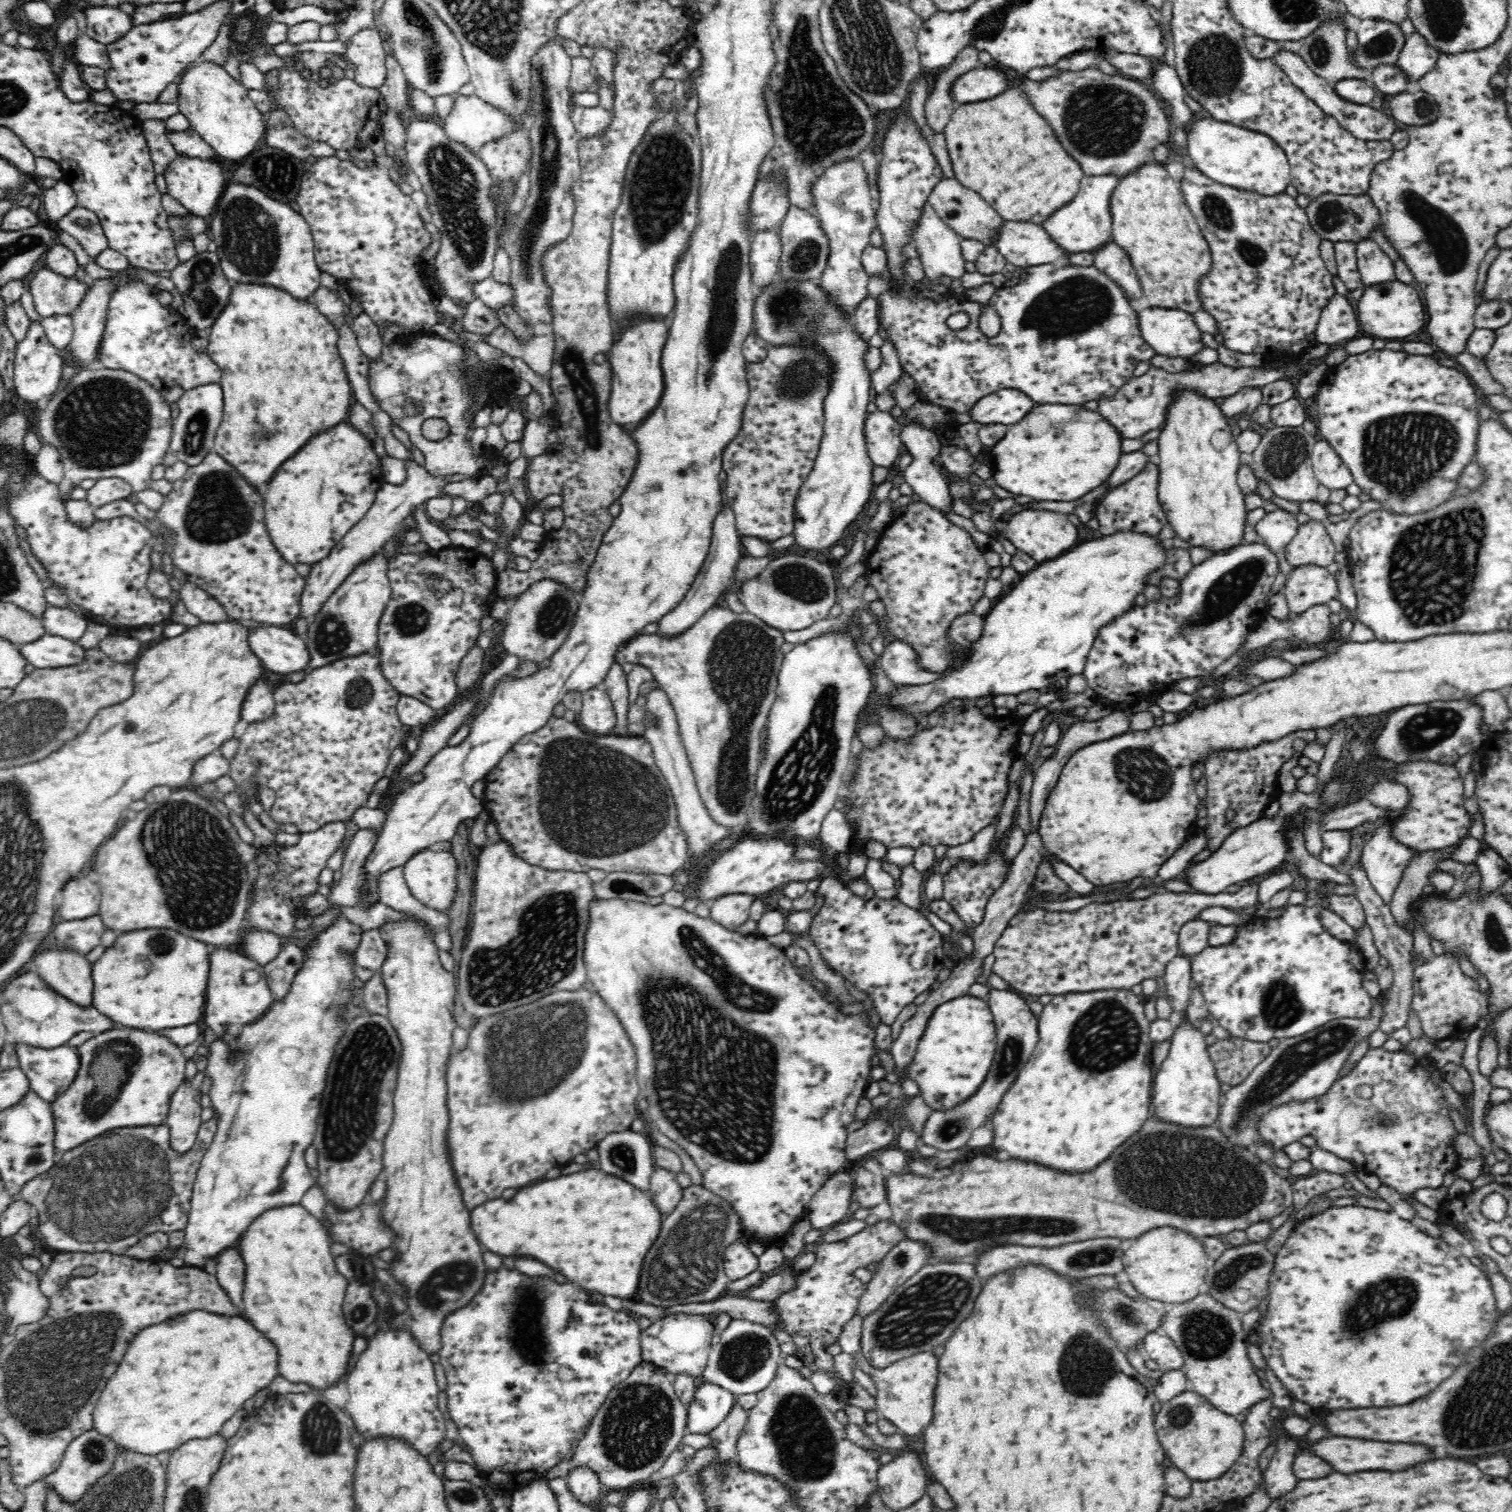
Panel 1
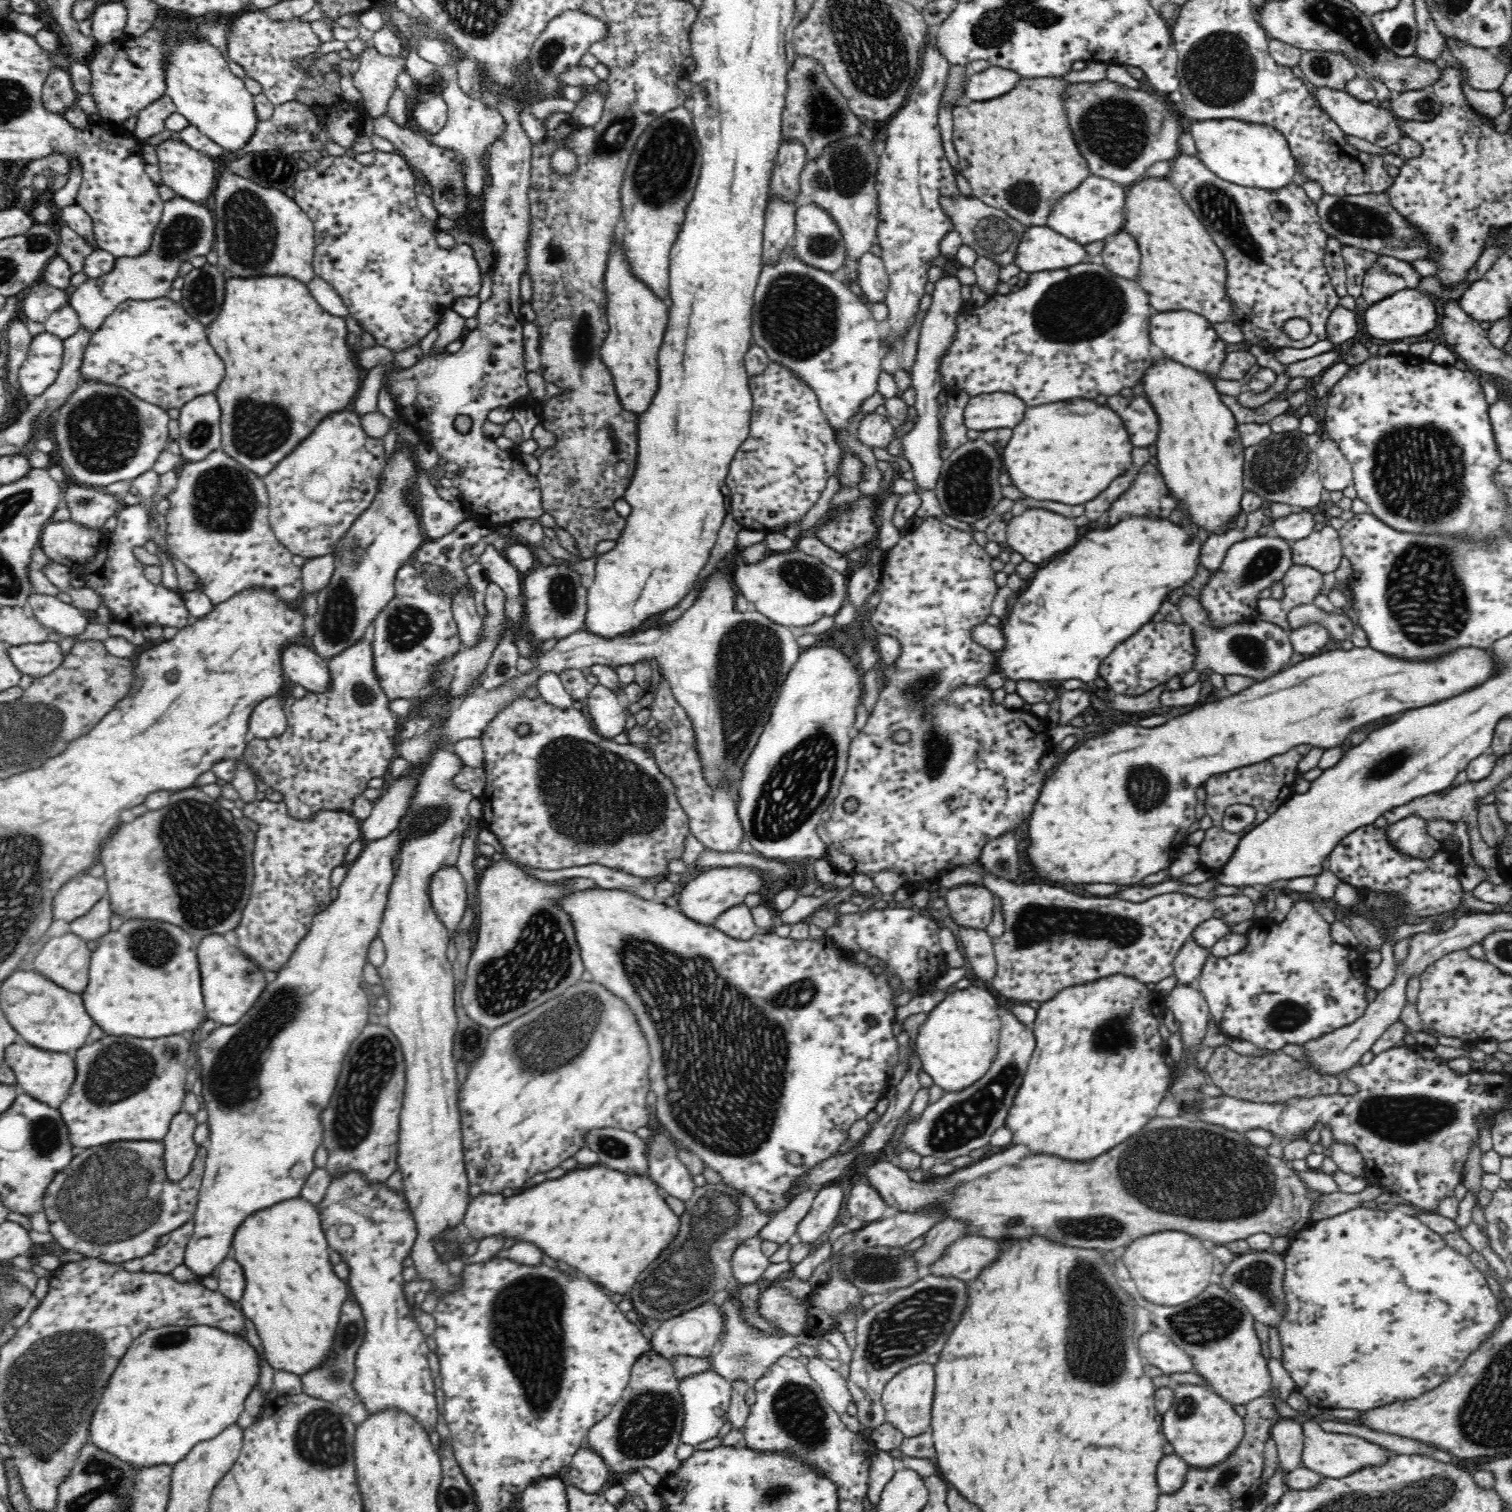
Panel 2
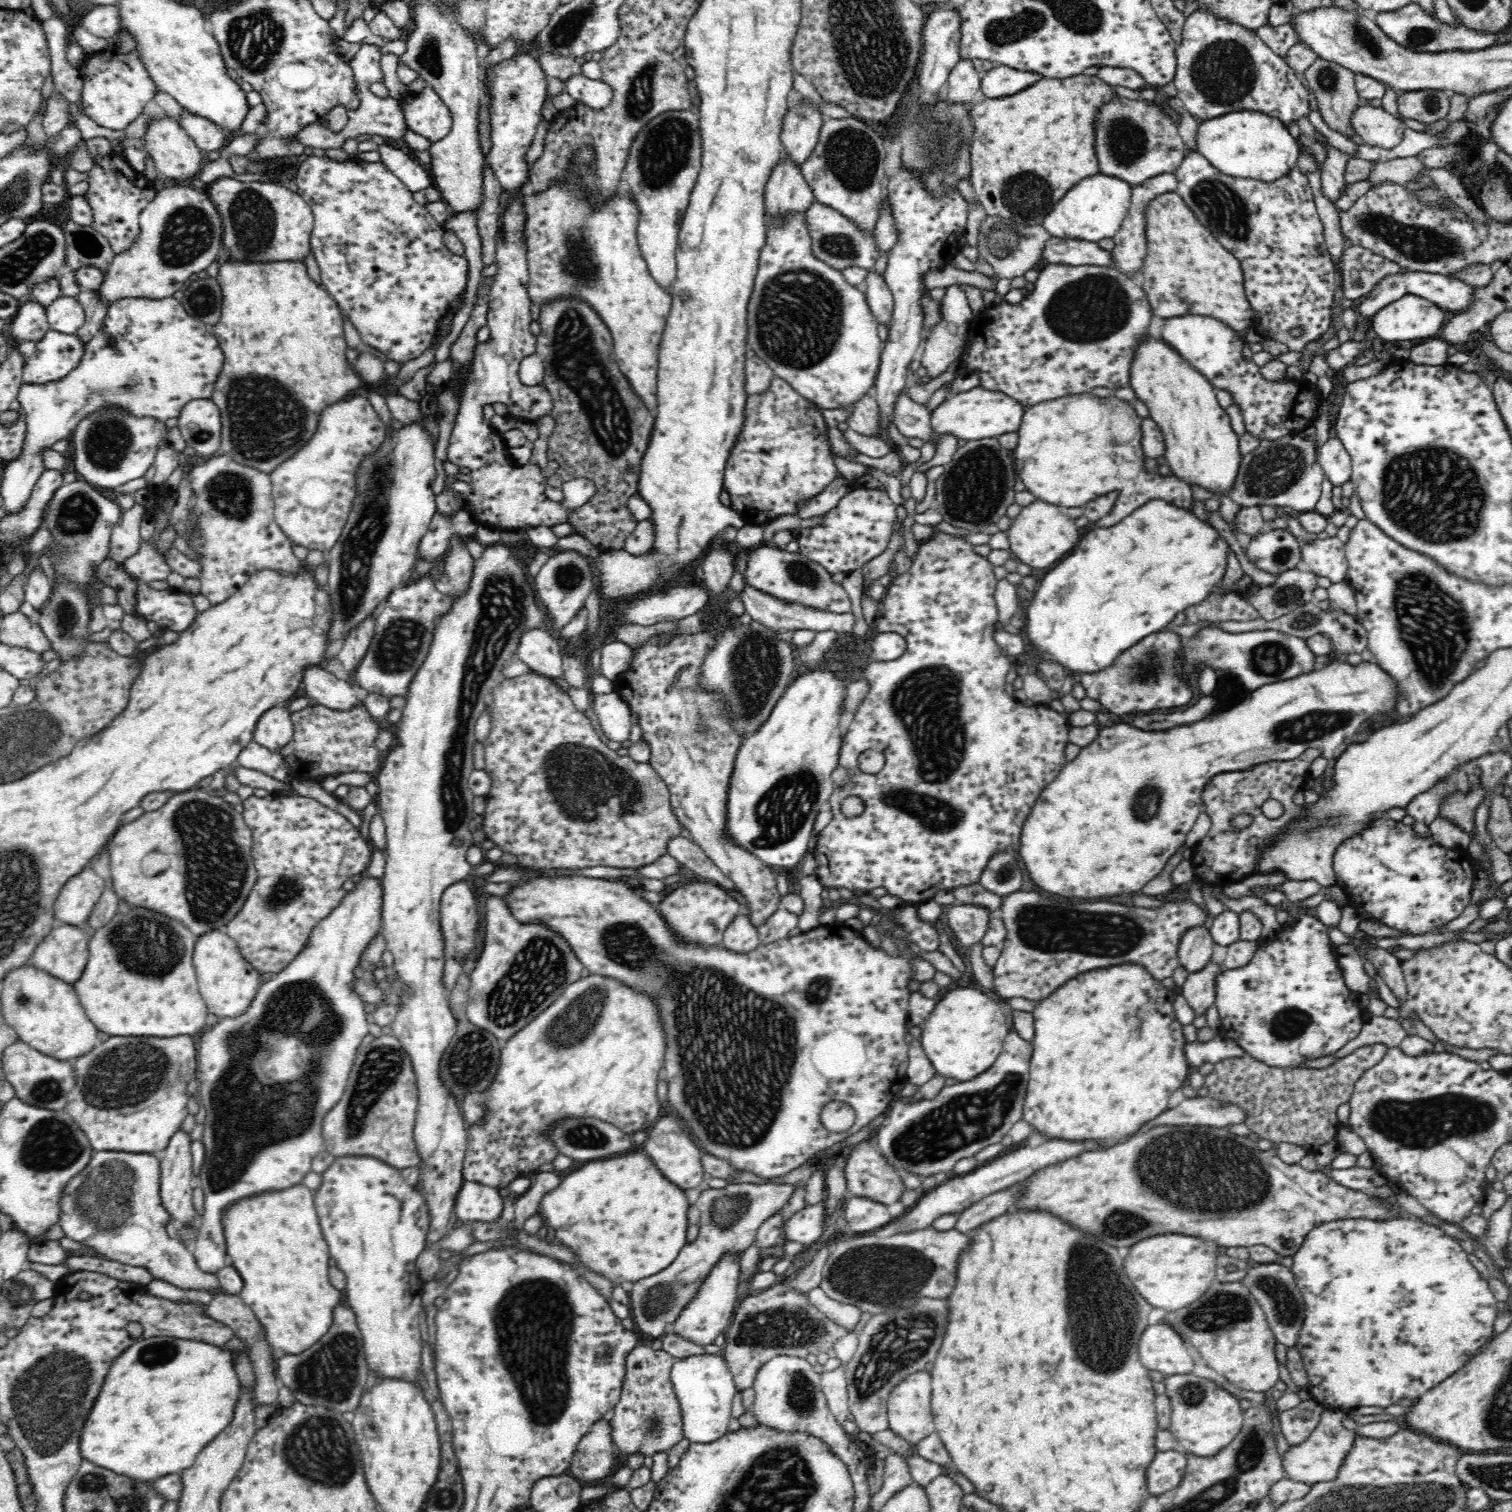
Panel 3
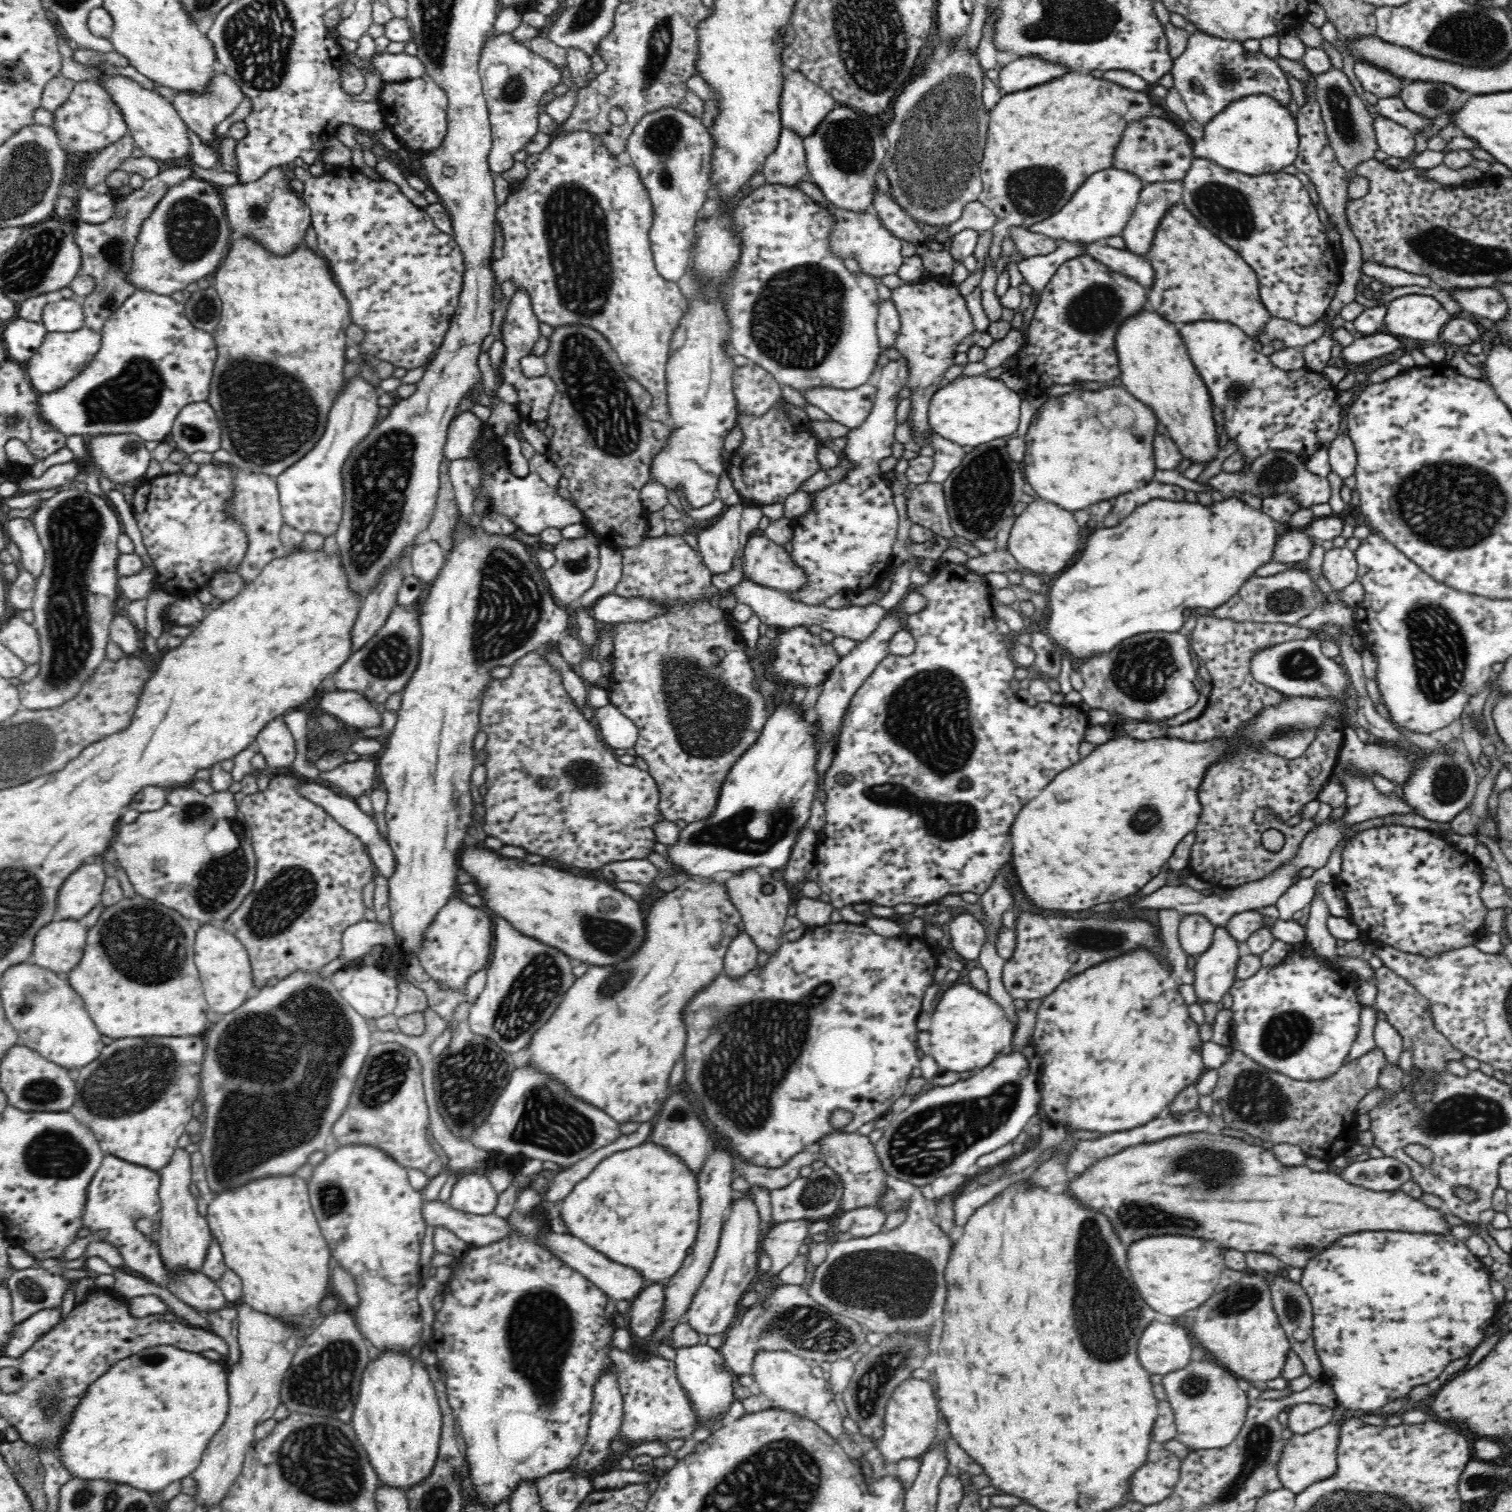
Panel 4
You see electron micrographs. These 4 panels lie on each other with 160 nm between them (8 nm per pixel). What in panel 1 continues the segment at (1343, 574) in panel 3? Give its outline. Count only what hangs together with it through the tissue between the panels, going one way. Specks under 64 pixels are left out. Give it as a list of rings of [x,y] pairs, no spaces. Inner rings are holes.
[[[1310,521],[1298,528],[1298,534],[1283,550],[1286,562],[1295,568],[1303,565],[1334,569],[1337,549],[1326,528],[1318,521]]]

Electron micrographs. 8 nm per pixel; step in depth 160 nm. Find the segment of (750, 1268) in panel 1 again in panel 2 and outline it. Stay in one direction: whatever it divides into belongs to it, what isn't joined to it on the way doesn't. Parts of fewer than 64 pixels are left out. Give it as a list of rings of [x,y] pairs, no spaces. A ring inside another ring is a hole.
[[[754,1236],[737,1246],[732,1256],[733,1278],[741,1286],[755,1283],[769,1265],[769,1259],[762,1252],[763,1238]]]

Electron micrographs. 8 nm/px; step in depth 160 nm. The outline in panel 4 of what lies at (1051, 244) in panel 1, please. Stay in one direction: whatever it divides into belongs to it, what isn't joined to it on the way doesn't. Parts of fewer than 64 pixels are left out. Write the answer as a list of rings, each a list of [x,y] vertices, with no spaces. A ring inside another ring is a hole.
[[[1103,242],[1090,243],[1085,254],[1102,262],[1108,268],[1134,279],[1145,289],[1155,283],[1155,270],[1145,255],[1134,254],[1128,249],[1112,248]]]

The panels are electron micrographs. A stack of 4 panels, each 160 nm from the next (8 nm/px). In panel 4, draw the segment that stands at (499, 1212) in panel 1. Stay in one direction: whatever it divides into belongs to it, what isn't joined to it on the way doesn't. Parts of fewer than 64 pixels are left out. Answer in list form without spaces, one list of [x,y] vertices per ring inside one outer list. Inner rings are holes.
[[[647,1140],[600,1161],[590,1176],[578,1182],[570,1196],[562,1201],[561,1217],[569,1233],[584,1240],[594,1250],[606,1254],[614,1262],[640,1270],[649,1283],[664,1282],[680,1270],[688,1248],[698,1236],[700,1196],[696,1180],[692,1170],[669,1148]],[[483,1172],[460,1175],[453,1184],[449,1205],[468,1214],[486,1215],[496,1206],[498,1193]]]

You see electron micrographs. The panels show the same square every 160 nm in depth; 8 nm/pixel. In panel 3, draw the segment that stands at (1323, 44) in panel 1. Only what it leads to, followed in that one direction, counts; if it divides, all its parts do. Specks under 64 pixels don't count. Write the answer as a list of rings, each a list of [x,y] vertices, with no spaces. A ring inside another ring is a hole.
[[[1324,59],[1316,60],[1304,73],[1304,83],[1308,89],[1312,89],[1312,93],[1314,93],[1318,100],[1318,112],[1322,115],[1324,123],[1332,131],[1344,135],[1346,139],[1350,139],[1352,142],[1353,136],[1357,132],[1355,132],[1355,128],[1351,125],[1351,118],[1353,117],[1353,112],[1360,104],[1365,102],[1358,95],[1354,74],[1355,72],[1343,68],[1340,64]]]

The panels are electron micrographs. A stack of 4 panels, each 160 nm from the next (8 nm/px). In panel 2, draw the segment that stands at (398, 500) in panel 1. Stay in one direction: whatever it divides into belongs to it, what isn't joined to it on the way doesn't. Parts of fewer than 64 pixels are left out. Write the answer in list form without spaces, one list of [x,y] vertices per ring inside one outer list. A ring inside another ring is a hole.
[[[334,553],[306,560],[301,567],[304,595],[308,592],[318,592],[330,582],[336,562],[337,557]]]

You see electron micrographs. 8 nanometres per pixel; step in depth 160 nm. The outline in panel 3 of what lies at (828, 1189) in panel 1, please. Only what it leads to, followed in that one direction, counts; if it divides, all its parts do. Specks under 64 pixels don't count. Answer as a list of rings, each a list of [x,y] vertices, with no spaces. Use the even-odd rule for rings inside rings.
[[[823,1201],[807,1204],[806,1207],[794,1213],[783,1224],[782,1237],[775,1245],[786,1255],[786,1244],[801,1242],[810,1244],[817,1242],[824,1232],[824,1203]]]

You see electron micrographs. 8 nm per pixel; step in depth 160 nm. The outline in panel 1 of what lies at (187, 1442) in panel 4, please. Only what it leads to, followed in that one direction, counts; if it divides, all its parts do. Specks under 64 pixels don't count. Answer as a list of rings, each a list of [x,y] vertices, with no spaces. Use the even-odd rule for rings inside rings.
[[[190,1311],[136,1334],[94,1407],[93,1428],[122,1450],[171,1454],[189,1440],[218,1435],[222,1425],[276,1374],[274,1344],[244,1318]]]

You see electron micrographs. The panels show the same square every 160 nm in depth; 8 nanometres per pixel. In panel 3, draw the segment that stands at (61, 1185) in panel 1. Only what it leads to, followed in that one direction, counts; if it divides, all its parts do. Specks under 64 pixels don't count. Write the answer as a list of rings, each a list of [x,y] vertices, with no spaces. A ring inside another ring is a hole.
[[[95,1151],[89,1165],[76,1175],[65,1188],[61,1198],[59,1225],[65,1236],[94,1249],[94,1254],[109,1260],[137,1267],[146,1267],[153,1280],[168,1282],[186,1291],[206,1291],[210,1295],[221,1292],[218,1278],[200,1270],[194,1254],[183,1246],[183,1242],[170,1238],[166,1224],[170,1213],[160,1201],[161,1172],[158,1154],[136,1154],[122,1151]]]

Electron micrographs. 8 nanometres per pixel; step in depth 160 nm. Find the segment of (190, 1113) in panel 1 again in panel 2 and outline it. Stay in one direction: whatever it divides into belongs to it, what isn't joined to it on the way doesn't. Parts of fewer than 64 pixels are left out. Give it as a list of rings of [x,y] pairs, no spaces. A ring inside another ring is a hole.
[[[176,1114],[170,1124],[164,1145],[164,1169],[168,1181],[177,1183],[181,1181],[193,1166],[193,1160],[197,1155],[196,1143],[194,1143],[196,1120],[190,1114]]]

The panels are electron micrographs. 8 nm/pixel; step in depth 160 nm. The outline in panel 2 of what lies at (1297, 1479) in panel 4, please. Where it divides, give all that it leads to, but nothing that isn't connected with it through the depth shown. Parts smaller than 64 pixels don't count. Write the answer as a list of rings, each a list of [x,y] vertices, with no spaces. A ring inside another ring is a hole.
[[[1302,1419],[1304,1431],[1304,1446],[1302,1450],[1302,1468],[1308,1468],[1322,1478],[1344,1478],[1364,1466],[1374,1466],[1382,1464],[1388,1458],[1388,1452],[1380,1448],[1378,1444],[1372,1444],[1364,1438],[1356,1438],[1350,1434],[1336,1434],[1336,1432],[1326,1432],[1316,1420]]]

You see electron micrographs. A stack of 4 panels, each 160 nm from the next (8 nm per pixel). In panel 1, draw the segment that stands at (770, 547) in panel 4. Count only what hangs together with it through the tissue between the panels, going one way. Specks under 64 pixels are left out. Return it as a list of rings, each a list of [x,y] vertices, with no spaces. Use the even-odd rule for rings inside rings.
[[[788,554],[770,561],[768,567],[760,575],[742,583],[740,599],[748,612],[766,622],[768,626],[783,632],[786,630],[802,630],[802,628],[812,626],[818,620],[829,618],[830,608],[836,604],[838,599],[836,593],[838,583],[838,572],[832,570],[830,564],[822,564],[822,562],[808,556]]]

